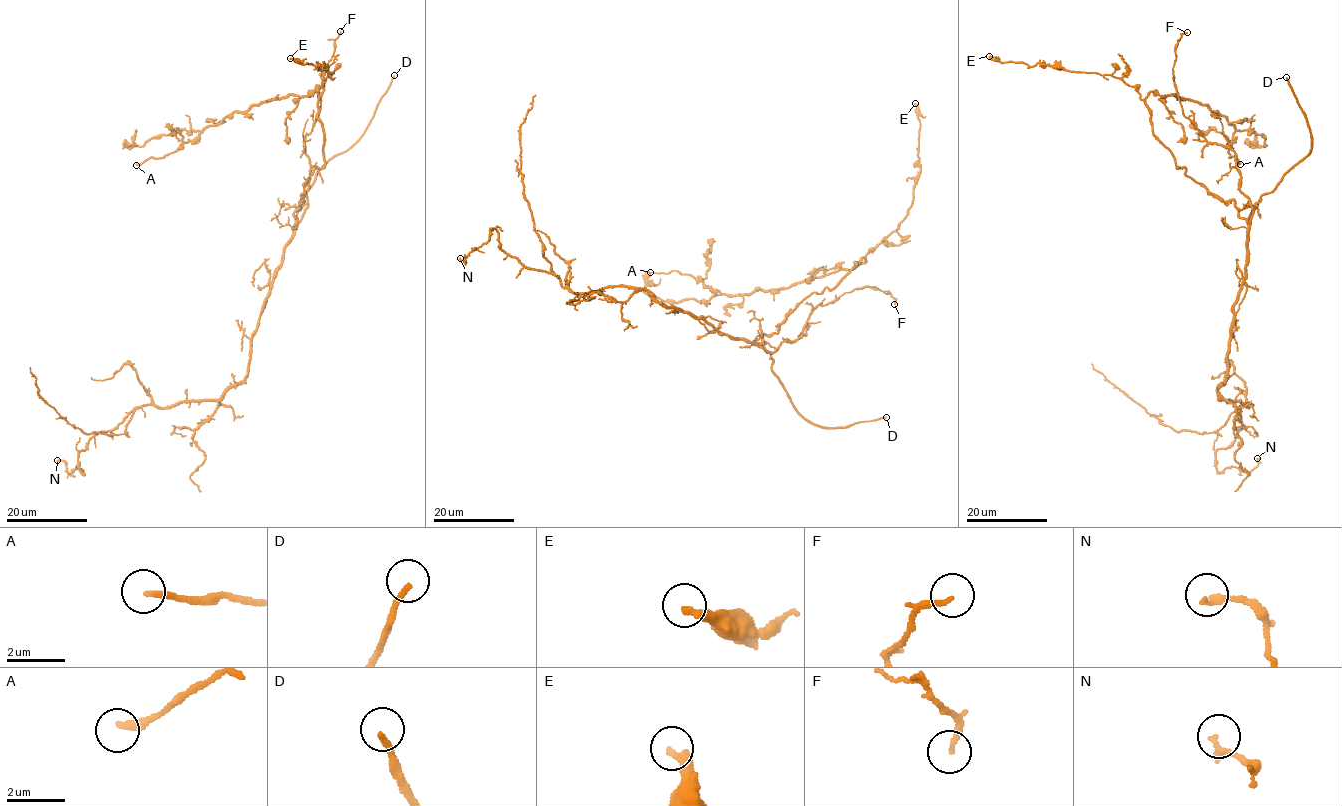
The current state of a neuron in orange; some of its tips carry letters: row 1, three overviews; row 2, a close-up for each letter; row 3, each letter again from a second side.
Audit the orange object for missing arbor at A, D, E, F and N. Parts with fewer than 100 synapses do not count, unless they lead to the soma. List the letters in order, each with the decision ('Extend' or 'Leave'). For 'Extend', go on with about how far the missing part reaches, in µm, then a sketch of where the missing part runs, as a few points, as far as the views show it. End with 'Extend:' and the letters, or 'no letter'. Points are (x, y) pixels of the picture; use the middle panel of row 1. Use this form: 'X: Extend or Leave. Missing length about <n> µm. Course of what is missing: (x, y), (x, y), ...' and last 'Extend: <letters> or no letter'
A: Leave
D: Extend. Missing length about 30 µm
E: Leave
F: Leave
N: Leave
Extend: D

